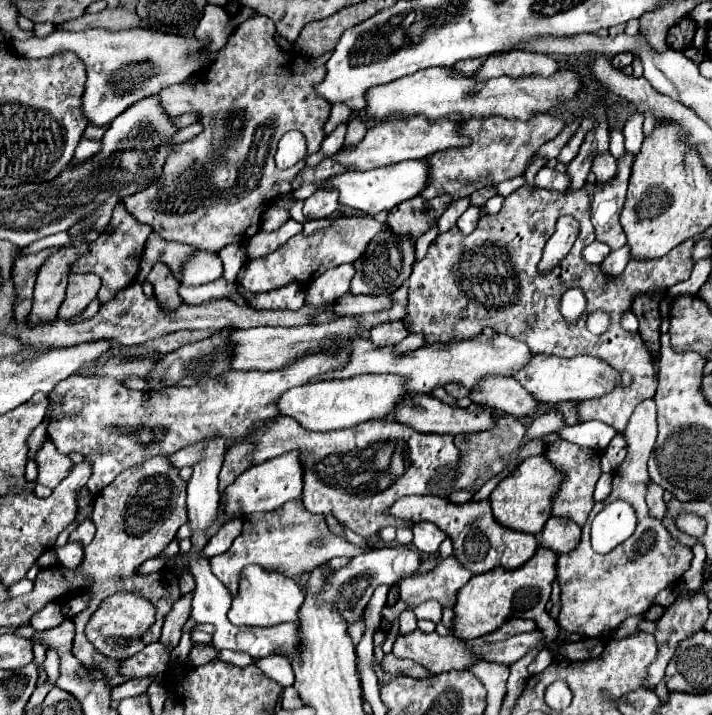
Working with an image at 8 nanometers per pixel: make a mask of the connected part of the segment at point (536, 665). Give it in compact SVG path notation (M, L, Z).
M544 648L544 650L534 658L534 662L528 666L528 672L530 672L530 674L540 674L542 670L546 670L546 668L552 664L552 660L554 660L554 656L550 654L548 648Z

